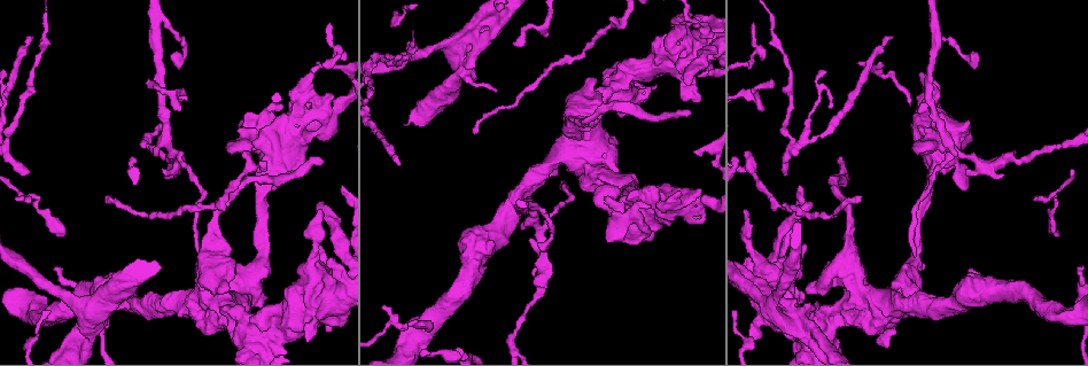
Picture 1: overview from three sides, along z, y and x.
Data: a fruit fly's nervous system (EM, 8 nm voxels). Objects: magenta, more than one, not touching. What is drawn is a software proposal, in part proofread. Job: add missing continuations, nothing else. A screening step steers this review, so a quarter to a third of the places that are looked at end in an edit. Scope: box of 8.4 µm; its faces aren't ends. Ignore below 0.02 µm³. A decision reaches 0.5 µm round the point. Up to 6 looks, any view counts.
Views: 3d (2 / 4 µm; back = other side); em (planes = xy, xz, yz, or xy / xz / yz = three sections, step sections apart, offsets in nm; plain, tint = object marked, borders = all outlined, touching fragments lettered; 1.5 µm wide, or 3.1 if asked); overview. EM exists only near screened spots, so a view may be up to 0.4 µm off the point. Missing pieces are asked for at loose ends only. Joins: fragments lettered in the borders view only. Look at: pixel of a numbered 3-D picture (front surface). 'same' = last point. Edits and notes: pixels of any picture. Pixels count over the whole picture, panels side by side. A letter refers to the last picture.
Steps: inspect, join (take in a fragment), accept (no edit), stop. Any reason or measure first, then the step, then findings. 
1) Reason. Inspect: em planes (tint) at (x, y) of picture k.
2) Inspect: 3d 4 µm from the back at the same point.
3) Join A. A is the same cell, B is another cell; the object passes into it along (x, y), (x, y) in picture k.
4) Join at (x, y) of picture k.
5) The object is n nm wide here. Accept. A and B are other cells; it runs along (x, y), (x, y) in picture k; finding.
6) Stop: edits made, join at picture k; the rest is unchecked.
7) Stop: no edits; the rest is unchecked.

An open end. Inspect: 3d 4 µm at (591, 81) of picture 1.

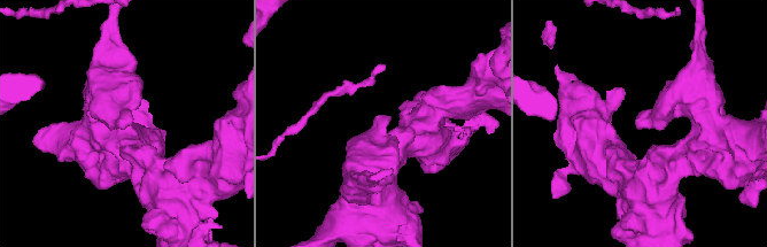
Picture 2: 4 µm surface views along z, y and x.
Inspect: em 3.1 µm xz step 16 (borders) at (381, 118) of picture 2.

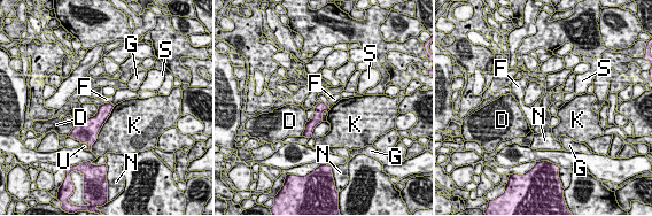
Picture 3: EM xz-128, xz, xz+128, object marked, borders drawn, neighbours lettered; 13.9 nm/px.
Accept. D, F, G, K, N, S and U are other cells; no lettered fragment goes on from it.

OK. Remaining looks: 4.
Tapers out. Inspect: 3d 2 µm at (106, 200) of picture 1.

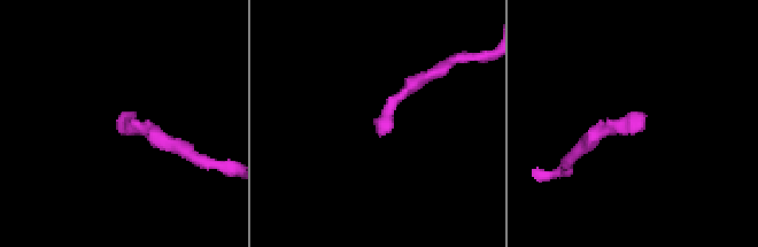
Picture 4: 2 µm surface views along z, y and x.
Need the tissue. Inspect: em xy step 4 (borders) at (379, 137) of picture 4.

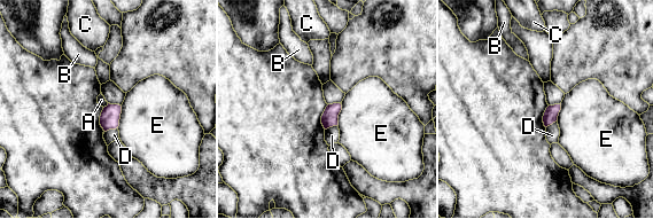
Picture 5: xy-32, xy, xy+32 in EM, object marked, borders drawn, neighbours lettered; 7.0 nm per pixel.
Accept. A, B, C, D and E are other cells; a border runs along (117, 127), (105, 132) in picture 5; none of them fits.

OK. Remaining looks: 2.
Stop: no edits; the rest is unchecked.

